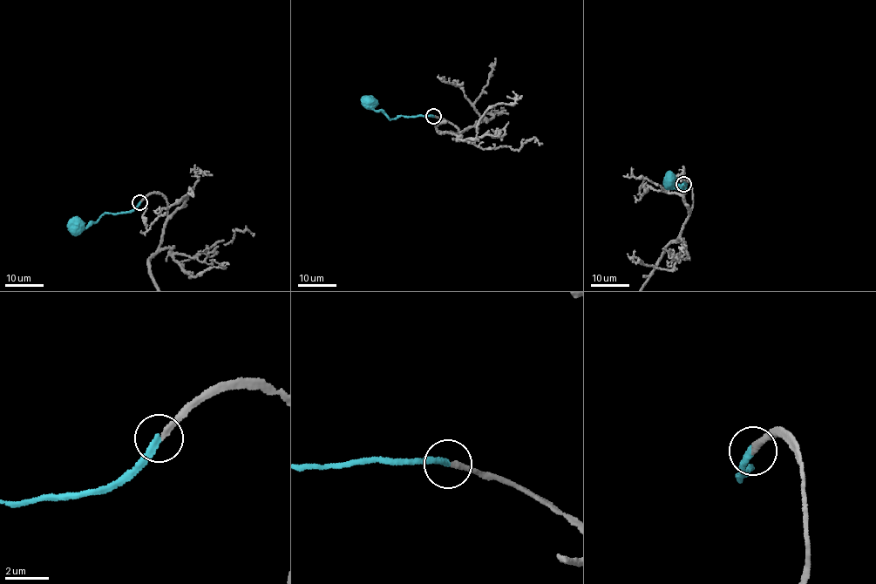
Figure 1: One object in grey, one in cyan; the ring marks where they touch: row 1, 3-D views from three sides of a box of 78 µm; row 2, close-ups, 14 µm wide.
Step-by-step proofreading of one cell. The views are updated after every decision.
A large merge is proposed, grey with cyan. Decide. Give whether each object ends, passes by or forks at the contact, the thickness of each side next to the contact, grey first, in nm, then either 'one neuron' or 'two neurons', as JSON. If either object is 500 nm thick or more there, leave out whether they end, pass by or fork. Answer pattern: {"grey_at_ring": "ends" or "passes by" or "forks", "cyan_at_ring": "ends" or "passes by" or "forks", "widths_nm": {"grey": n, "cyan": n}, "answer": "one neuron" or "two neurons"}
{"grey_at_ring": "ends", "cyan_at_ring": "ends", "widths_nm": {"grey": 240, "cyan": 280}, "answer": "one neuron"}

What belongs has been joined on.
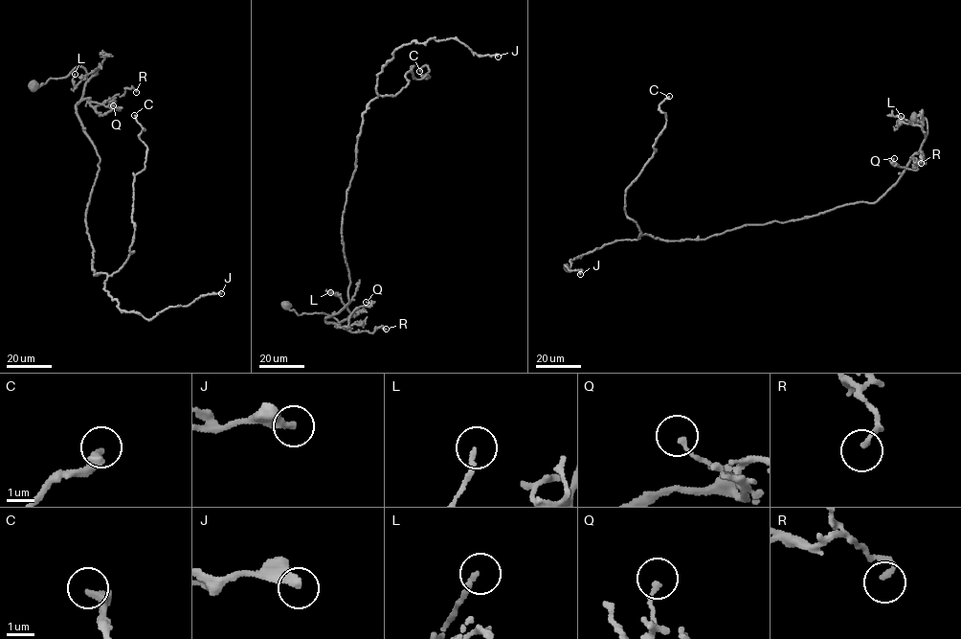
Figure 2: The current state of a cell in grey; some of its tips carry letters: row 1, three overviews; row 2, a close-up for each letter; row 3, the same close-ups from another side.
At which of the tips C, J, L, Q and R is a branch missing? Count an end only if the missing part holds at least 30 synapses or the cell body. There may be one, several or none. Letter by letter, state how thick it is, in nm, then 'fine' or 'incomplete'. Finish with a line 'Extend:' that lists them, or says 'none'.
C: 360 nm thick; incomplete
J: 340 nm thick; incomplete
L: 170 nm thick; fine
Q: 160 nm thick; fine
R: 160 nm thick; fine
Extend: C, J

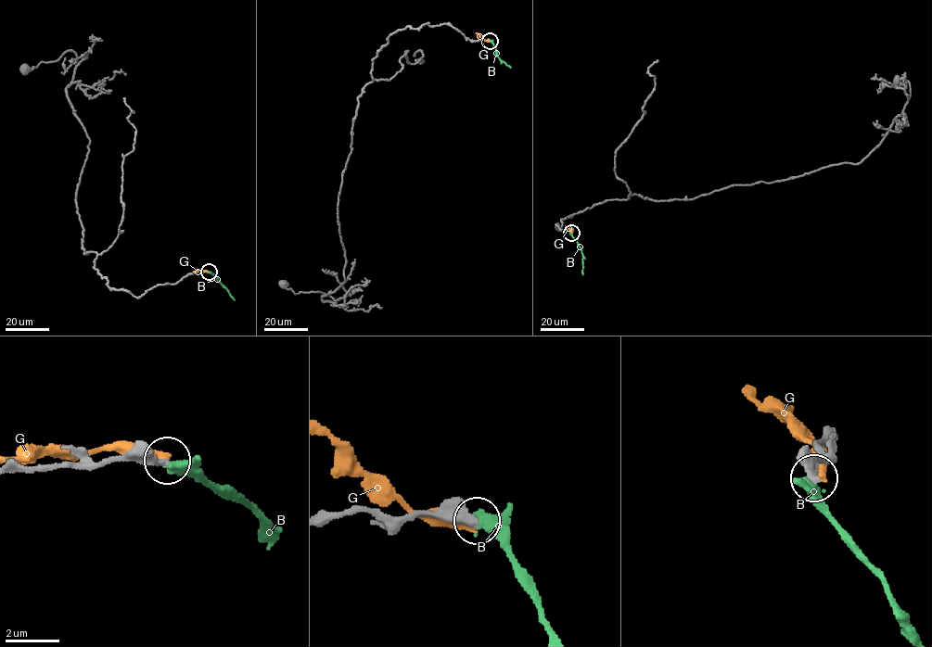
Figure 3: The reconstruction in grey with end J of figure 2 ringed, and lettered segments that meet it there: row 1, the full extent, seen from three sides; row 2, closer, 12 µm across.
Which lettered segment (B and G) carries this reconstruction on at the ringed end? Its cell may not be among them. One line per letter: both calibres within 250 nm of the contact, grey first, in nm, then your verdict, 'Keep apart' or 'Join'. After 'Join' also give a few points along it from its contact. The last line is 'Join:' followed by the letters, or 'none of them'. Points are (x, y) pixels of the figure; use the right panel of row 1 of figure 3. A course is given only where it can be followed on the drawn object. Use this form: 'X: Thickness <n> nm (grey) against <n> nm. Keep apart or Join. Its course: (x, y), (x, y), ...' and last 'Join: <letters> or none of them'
B: Thickness 400 nm (grey) against 420 nm. Keep apart
G: Thickness 600 nm (grey) against 600 nm. Keep apart
Join: none of them

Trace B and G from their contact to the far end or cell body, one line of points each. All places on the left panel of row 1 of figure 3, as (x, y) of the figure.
B: (208, 272), (215, 275), (235, 300)
G: (206, 272), (193, 272)

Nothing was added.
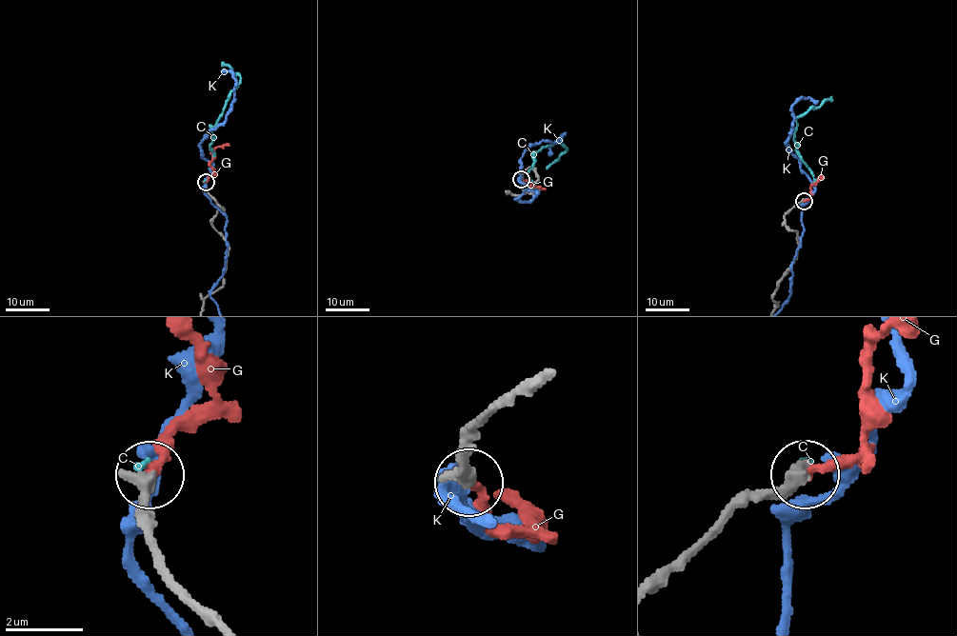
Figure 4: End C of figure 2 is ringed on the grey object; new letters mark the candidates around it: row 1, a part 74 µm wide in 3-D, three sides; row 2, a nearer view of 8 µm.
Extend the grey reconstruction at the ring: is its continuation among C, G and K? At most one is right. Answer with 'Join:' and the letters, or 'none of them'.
Join: G

